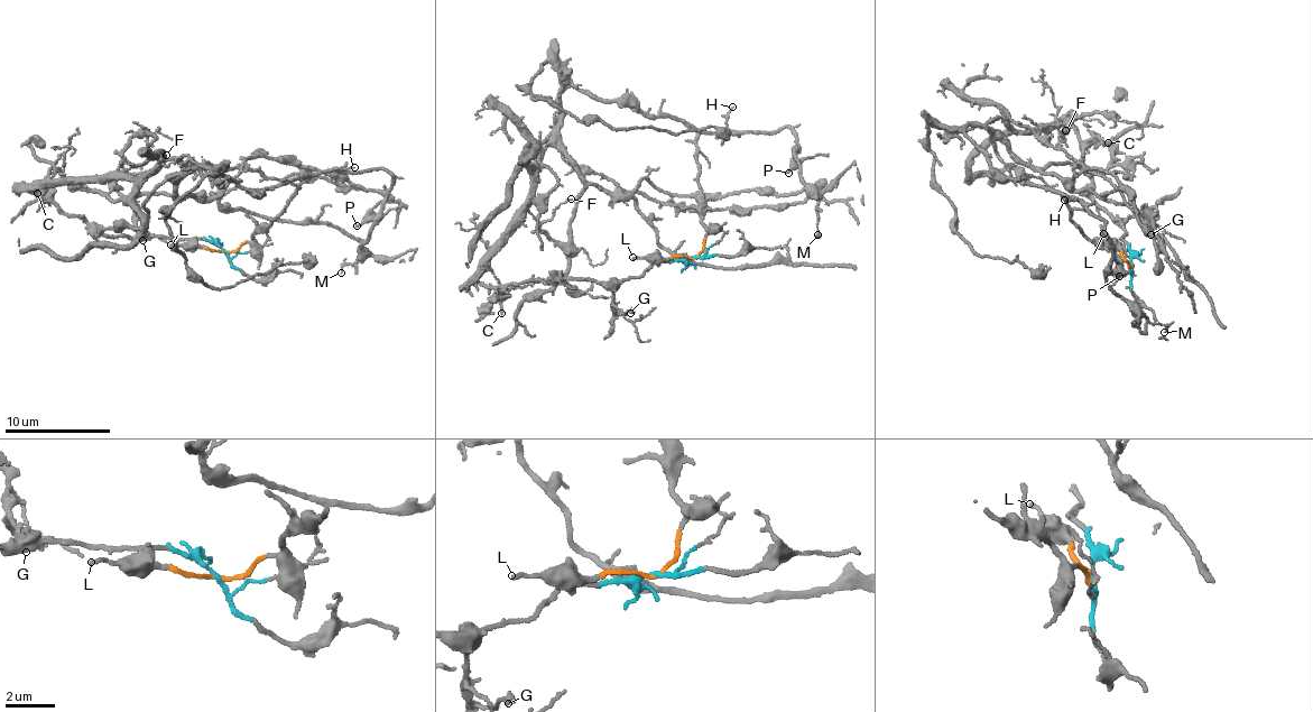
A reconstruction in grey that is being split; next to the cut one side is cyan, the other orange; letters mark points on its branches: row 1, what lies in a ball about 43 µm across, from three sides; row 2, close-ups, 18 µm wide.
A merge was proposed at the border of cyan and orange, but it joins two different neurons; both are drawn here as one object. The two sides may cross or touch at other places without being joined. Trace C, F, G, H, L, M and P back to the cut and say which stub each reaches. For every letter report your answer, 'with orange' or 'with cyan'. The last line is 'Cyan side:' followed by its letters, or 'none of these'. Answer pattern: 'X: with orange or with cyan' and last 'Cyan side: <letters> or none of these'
C: with cyan
F: with cyan
G: with cyan
H: with orange
L: with orange
M: with orange
P: with orange
Cyan side: C, F, G

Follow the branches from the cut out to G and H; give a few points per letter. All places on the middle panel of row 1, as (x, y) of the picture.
G: (694, 258), (652, 264), (641, 275), (626, 278), (615, 290), (615, 303), (625, 317), (627, 312), (631, 312)
H: (694, 258), (705, 237), (699, 214), (694, 146), (701, 132), (724, 131), (726, 118), (733, 108)

